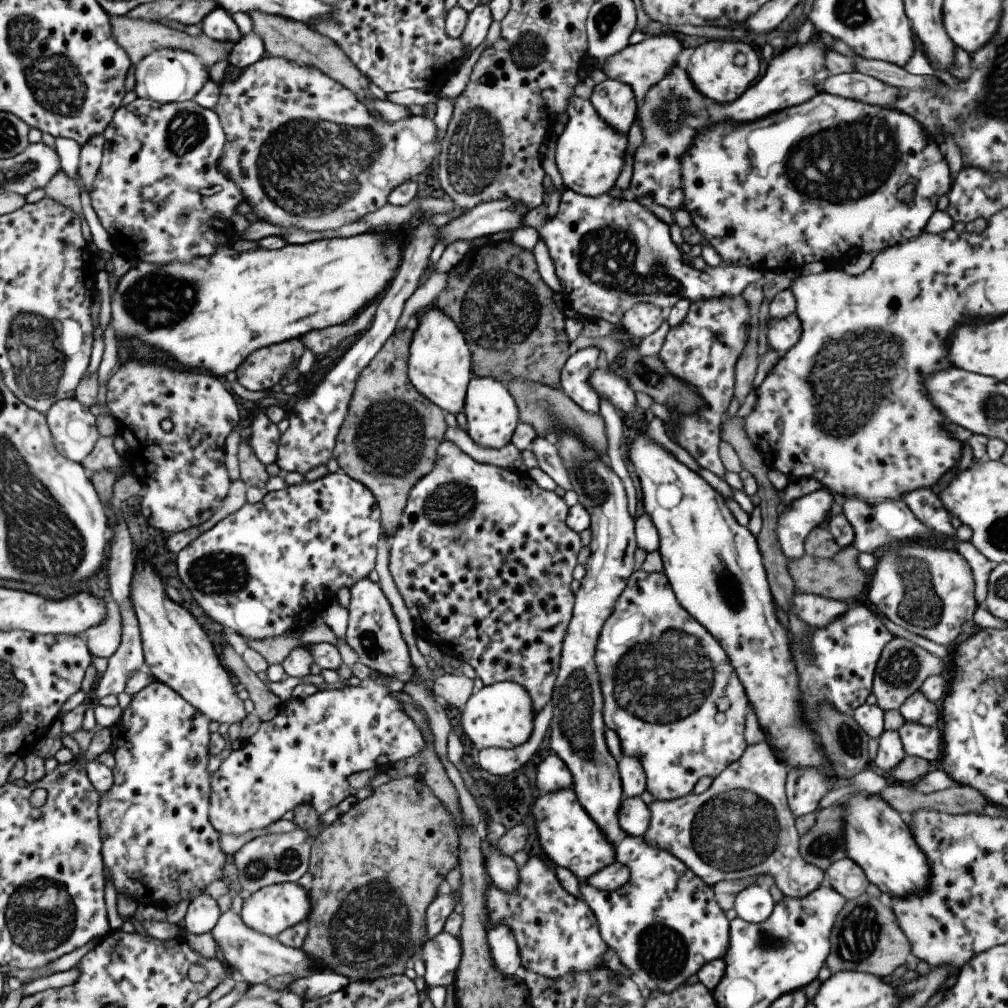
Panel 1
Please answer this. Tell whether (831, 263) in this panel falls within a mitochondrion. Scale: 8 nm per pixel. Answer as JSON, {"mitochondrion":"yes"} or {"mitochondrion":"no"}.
{"mitochondrion":"no"}

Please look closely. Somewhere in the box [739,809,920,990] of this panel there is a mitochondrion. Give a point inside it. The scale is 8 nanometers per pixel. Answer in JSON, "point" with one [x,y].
{"point":[863,916]}

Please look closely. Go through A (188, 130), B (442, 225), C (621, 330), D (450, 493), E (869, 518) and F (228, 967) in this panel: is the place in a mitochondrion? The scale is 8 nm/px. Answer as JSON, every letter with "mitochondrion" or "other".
{"A":"mitochondrion","B":"other","C":"other","D":"mitochondrion","E":"other","F":"other"}

